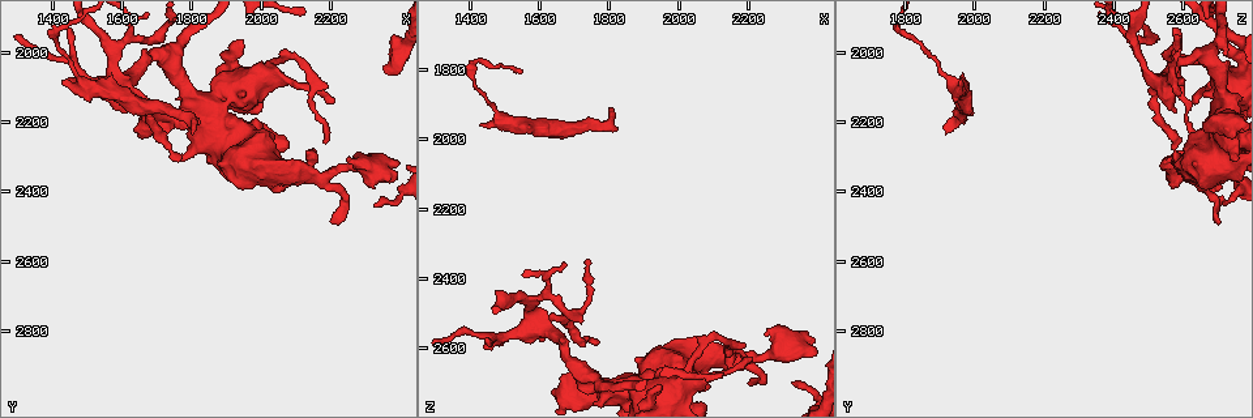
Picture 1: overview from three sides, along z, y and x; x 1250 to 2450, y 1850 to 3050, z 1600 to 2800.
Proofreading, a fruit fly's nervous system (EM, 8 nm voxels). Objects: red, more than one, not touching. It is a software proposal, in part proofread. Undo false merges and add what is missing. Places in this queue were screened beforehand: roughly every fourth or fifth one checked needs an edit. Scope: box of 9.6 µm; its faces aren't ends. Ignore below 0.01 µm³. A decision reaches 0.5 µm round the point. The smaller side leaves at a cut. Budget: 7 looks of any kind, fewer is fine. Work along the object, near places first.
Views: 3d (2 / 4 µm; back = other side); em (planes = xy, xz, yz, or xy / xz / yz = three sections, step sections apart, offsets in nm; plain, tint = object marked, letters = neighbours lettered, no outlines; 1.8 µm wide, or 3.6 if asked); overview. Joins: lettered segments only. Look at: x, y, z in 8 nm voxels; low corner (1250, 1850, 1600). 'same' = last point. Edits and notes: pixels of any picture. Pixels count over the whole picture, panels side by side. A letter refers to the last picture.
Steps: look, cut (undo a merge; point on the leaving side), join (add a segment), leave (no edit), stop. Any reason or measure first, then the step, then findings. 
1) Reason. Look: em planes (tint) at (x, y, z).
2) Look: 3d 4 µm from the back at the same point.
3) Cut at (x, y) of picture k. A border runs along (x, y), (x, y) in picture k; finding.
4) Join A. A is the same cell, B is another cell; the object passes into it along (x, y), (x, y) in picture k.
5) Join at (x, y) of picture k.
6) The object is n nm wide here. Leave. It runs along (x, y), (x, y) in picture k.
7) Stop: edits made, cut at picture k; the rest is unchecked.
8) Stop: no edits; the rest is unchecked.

An open end. Look: em planes (letters) at (1800, 2230, 1910).

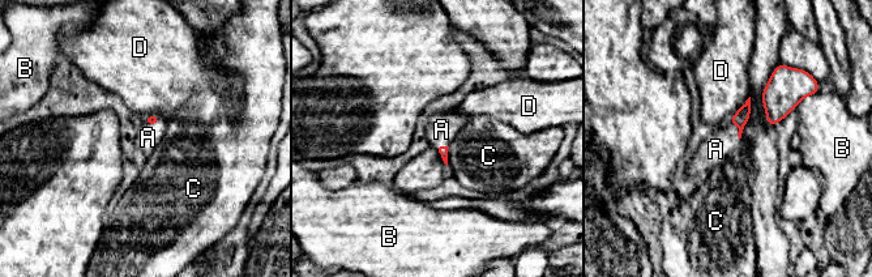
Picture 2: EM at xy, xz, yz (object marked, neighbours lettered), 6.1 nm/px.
Join A. A is the same cell, B, C and D are other cells; the object passes into it along (742, 116), (739, 128), (716, 149) in picture 2; the neuron continues.

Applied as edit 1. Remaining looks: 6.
Thick end. Look: em planes (tint) at (1440, 2080, 1960).

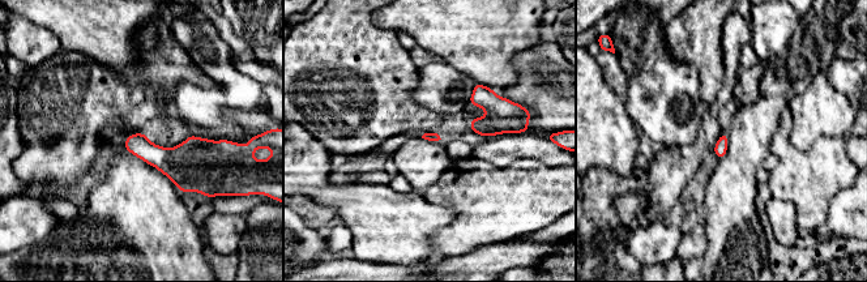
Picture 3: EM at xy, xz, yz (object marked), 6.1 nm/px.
See the neighbours. Look: em planes (letters) at the same point.

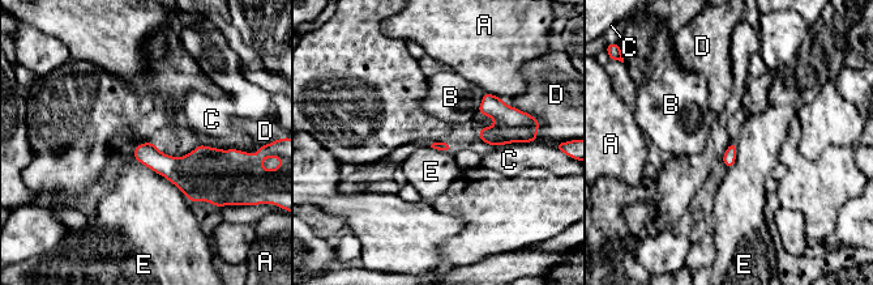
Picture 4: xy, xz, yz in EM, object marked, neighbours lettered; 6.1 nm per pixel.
Leave. A, B, C, D and E are other cells; a border runs along (135, 158), (163, 175), (184, 196) in picture 4; no lettered segment goes on from it.

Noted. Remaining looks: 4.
Branch stops here. Look: 3d 4 µm at (1950, 1960, 2710).

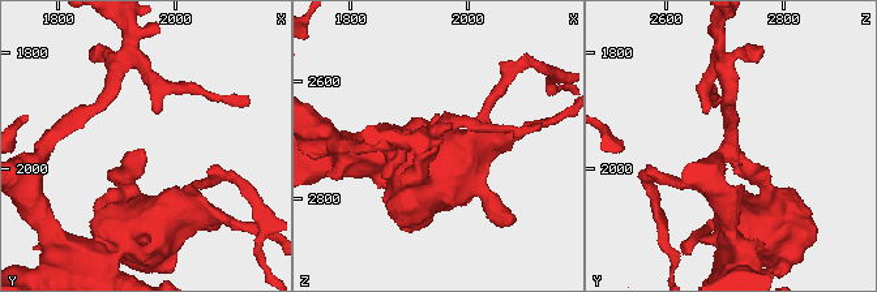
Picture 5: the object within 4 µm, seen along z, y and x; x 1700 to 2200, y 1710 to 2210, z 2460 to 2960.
Shape alone is not enough. Look: em xz step 16 (letters) at (1950, 1970, 2710).

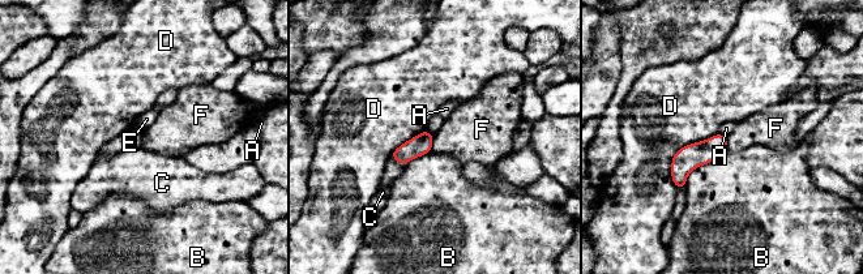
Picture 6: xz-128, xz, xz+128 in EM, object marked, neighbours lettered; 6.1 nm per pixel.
Leave. A, B, C, D, E and F are other cells; a border runs along (434, 135), (431, 150) in picture 6; none of them fits.

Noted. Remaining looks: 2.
Stop: edits made, join at picture 2; the rest is unchecked.

